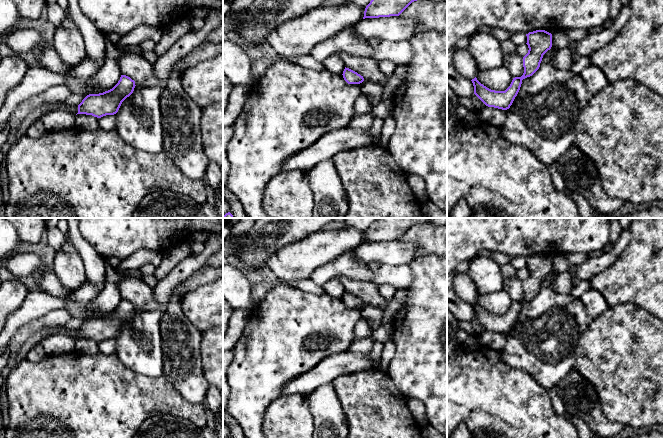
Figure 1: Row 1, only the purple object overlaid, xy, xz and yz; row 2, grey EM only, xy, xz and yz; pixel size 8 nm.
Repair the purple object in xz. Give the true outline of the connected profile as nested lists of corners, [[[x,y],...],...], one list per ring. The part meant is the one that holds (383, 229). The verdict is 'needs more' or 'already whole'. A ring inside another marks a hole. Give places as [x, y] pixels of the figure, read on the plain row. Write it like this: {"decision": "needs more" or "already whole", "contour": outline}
{"decision": "already whole", "contour": [[[378,218],[366,230],[365,242],[399,240],[412,226],[427,223],[432,218]]]}

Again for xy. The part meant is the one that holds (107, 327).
{"decision": "already whole", "contour": [[[121,299],[118,307],[110,314],[99,318],[89,318],[78,329],[77,338],[92,339],[101,342],[118,336],[122,326],[129,321],[135,312],[135,305]]]}

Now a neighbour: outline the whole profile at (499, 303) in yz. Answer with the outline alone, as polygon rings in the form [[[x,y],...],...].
[[[503,289],[498,292],[479,295],[476,302],[481,308],[495,315],[505,315],[513,304],[513,300]]]

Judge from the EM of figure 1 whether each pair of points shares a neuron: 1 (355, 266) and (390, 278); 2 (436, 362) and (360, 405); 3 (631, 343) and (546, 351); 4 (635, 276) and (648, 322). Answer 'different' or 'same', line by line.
1: same
2: different
3: different
4: different

